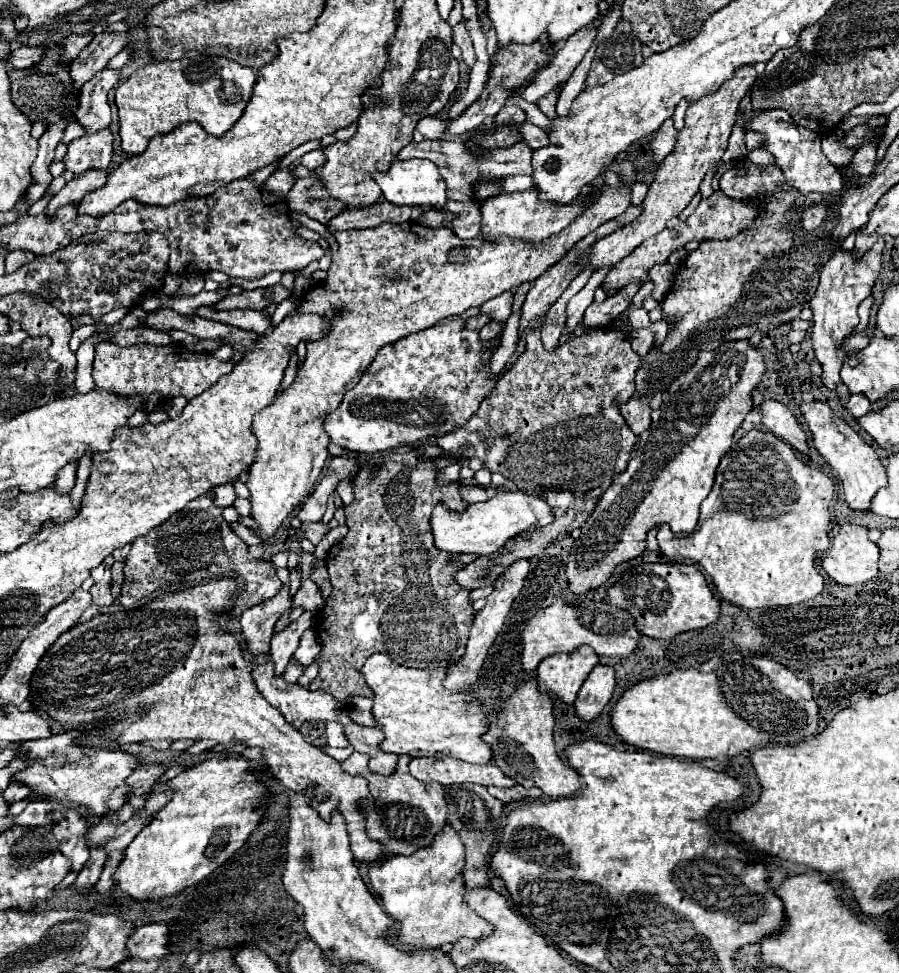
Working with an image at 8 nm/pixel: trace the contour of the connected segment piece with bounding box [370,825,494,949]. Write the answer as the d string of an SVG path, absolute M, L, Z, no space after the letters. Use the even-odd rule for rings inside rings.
M446 825L432 847L418 849L412 855L392 855L382 863L372 863L370 879L374 879L374 891L384 903L384 911L400 923L400 943L414 945L418 949L438 949L452 945L462 937L488 937L494 925L476 915L464 901L464 843L456 829Z

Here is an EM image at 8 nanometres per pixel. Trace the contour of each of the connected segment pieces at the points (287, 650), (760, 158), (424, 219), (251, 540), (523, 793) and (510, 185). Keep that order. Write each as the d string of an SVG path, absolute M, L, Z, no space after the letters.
M306 611L306 613L300 615L298 621L290 623L290 627L286 627L284 631L280 631L272 637L270 651L272 651L272 663L274 663L278 677L284 675L284 671L286 671L286 667L288 667L288 663L290 663L290 659L292 659L296 647L298 647L302 633L312 627L312 621L314 621L312 613Z
M758 148L753 151L749 151L747 158L749 161L752 161L756 165L767 166L774 164L774 157L763 148Z
M434 209L424 211L422 217L418 219L418 223L422 223L422 225L432 225L432 227L442 227L442 225L444 225L442 221L446 221L446 213L440 213L440 211L434 211Z
M232 523L232 531L236 531L236 533L238 533L238 537L240 537L240 539L244 539L248 545L262 545L262 543L264 543L260 537L256 537L256 535L254 535L254 531L252 531L252 529L248 529L248 527L246 527L246 525L242 525L242 523Z
M516 785L516 787L510 787L510 789L500 789L500 787L488 787L488 793L496 799L500 799L502 803L516 803L516 801L526 801L526 799L538 799L542 797L544 793L536 787L532 787L530 791L524 789L522 785Z
M511 175L501 180L500 193L523 191L533 187L531 175Z

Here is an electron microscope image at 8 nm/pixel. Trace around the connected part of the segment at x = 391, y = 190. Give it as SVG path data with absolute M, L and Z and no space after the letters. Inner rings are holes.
M406 159L406 161L392 161L390 169L380 173L372 173L374 181L380 185L382 195L386 201L394 203L394 205L422 205L424 209L434 207L434 205L444 205L446 203L446 185L444 179L440 177L436 165L432 165L432 161L426 159Z

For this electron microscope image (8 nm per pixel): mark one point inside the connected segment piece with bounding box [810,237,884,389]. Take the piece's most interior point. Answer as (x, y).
(845, 283)

